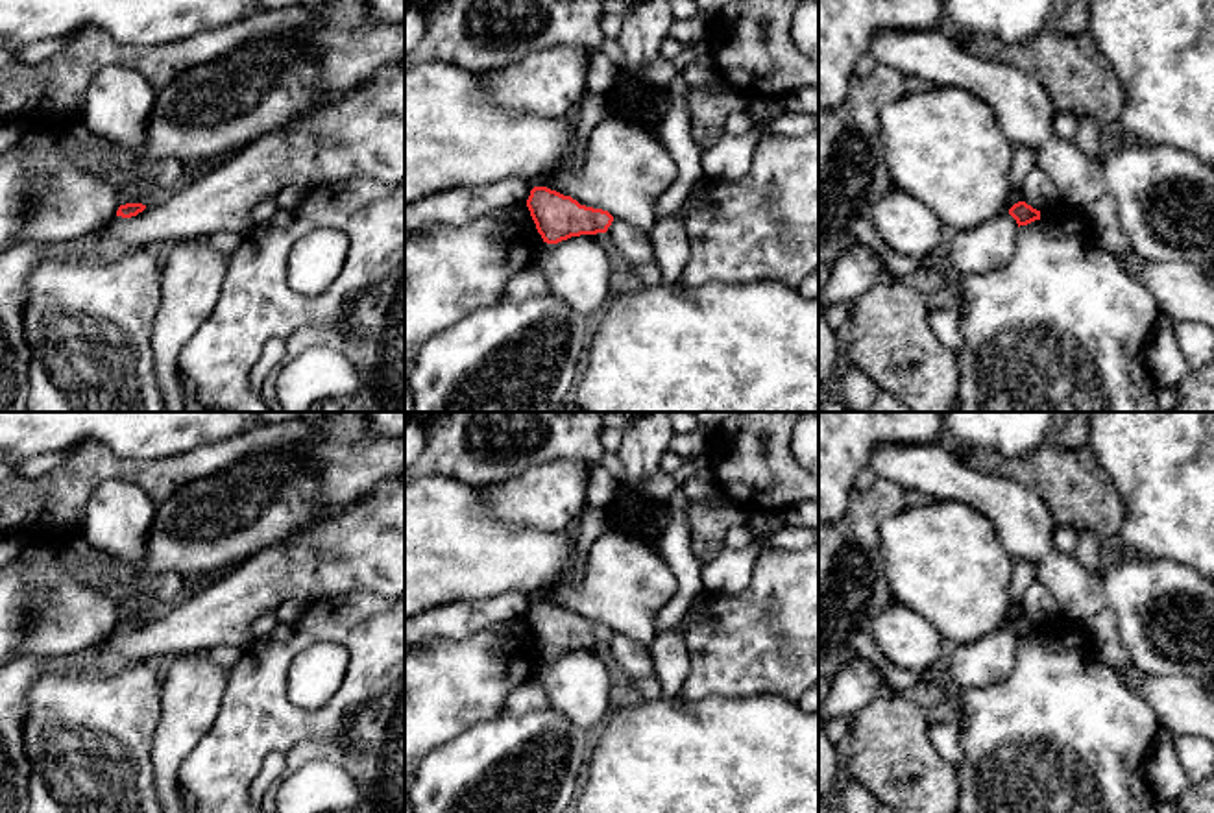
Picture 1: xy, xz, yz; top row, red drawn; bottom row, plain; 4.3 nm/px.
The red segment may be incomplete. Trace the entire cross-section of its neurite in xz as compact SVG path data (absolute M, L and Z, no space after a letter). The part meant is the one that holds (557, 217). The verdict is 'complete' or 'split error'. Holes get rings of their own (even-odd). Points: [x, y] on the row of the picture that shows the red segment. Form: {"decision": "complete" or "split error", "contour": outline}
{"decision": "complete", "contour": "M534 187L527 207L543 242L558 244L571 237L606 233L613 222L608 211L580 205L547 187Z"}

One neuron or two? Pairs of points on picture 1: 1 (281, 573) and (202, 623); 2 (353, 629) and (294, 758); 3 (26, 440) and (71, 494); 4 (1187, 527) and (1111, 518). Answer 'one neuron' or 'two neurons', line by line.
1: one neuron
2: two neurons
3: two neurons
4: two neurons

